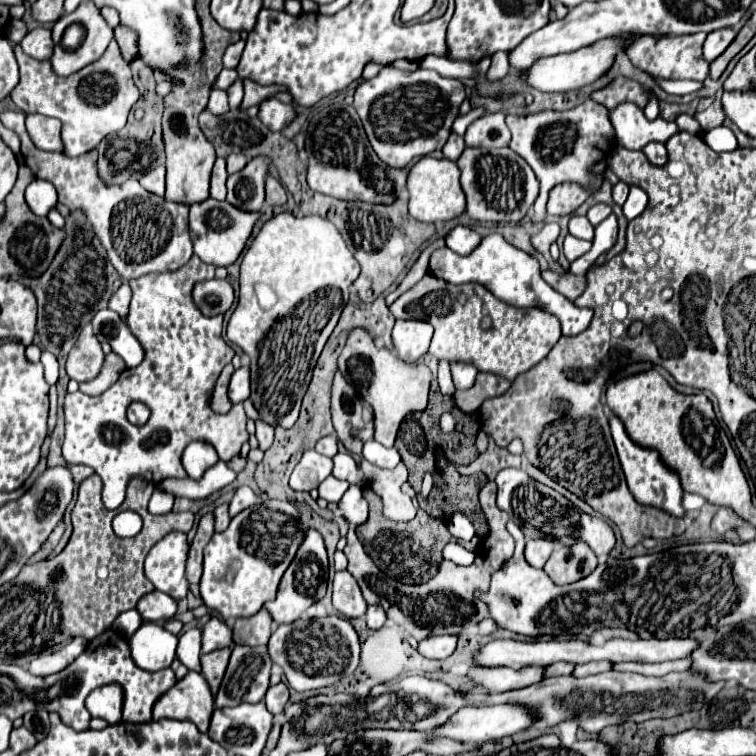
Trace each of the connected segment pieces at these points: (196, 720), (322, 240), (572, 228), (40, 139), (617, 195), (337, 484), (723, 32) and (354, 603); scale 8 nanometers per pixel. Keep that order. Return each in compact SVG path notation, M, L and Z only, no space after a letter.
M187 672L185 678L177 680L177 686L157 698L157 706L153 706L153 720L173 718L173 720L189 720L201 732L207 732L209 720L213 712L213 694L205 682L205 678L197 672Z
M281 212L261 226L247 248L239 272L239 302L227 322L227 338L251 358L251 400L259 418L273 428L291 428L297 422L315 362L347 302L343 290L347 290L357 276L357 260L339 230L321 216L297 218L291 212Z
M573 214L571 220L569 220L569 234L577 236L577 238L583 238L583 240L593 240L593 226L587 220L587 216Z
M27 114L25 126L27 126L27 132L37 148L51 150L51 152L63 152L61 122L59 120L47 118L41 114Z
M619 180L619 182L613 186L613 202L621 206L621 204L627 200L627 194L629 194L629 184L625 184L625 182Z
M329 476L329 478L325 478L325 480L319 484L317 490L319 490L319 496L325 498L327 502L339 502L341 496L343 496L343 492L347 490L347 486L349 486L349 482L337 480L337 478Z
M721 28L721 30L713 30L707 34L705 46L703 46L703 56L707 62L715 60L735 38L735 30L733 28Z
M343 570L333 578L333 608L339 610L347 618L363 618L367 610L367 602L361 596L361 590L355 578Z

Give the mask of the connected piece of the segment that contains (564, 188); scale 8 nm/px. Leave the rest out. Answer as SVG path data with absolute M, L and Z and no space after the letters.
M563 182L561 186L553 186L549 190L549 202L547 202L547 214L571 214L575 208L579 208L587 198L587 188L577 186L573 182Z

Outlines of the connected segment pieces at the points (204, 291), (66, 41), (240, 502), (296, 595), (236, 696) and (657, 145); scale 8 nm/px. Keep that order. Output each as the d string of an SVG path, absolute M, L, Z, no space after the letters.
M219 278L197 282L197 286L193 286L193 294L191 296L193 296L195 306L205 316L225 314L225 310L229 310L229 306L235 300L231 284L227 280L219 280Z
M83 2L75 12L61 16L55 26L51 28L55 50L51 56L51 64L55 74L59 76L69 76L87 64L95 62L101 58L109 42L113 40L113 28L105 22L105 18L99 14L99 8L93 6L93 2Z
M239 486L239 488L235 490L231 502L229 502L229 516L235 516L235 514L239 514L241 510L251 508L251 506L255 506L255 504L259 504L259 502L261 502L259 496L257 496L249 486Z
M307 530L307 536L301 544L301 548L297 550L297 556L293 558L291 566L285 570L277 596L271 602L265 602L265 610L269 610L271 618L275 624L289 624L295 622L301 612L305 612L317 598L317 590L319 586L323 586L327 580L327 552L325 552L325 544L323 538L317 530Z
M235 646L215 696L215 708L263 700L269 688L271 664L265 646Z
M649 142L643 148L643 152L649 158L649 162L653 162L655 166L663 166L667 162L667 150L665 150L665 144L661 142Z

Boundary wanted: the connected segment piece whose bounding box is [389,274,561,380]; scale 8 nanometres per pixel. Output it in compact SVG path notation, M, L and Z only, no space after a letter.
M427 274L413 288L403 292L389 308L395 318L427 320L433 324L435 336L429 354L435 358L447 362L469 362L479 372L493 372L507 380L515 380L517 374L533 368L561 338L559 320L541 308L509 306L481 284L473 284L471 294L457 292L459 286Z

